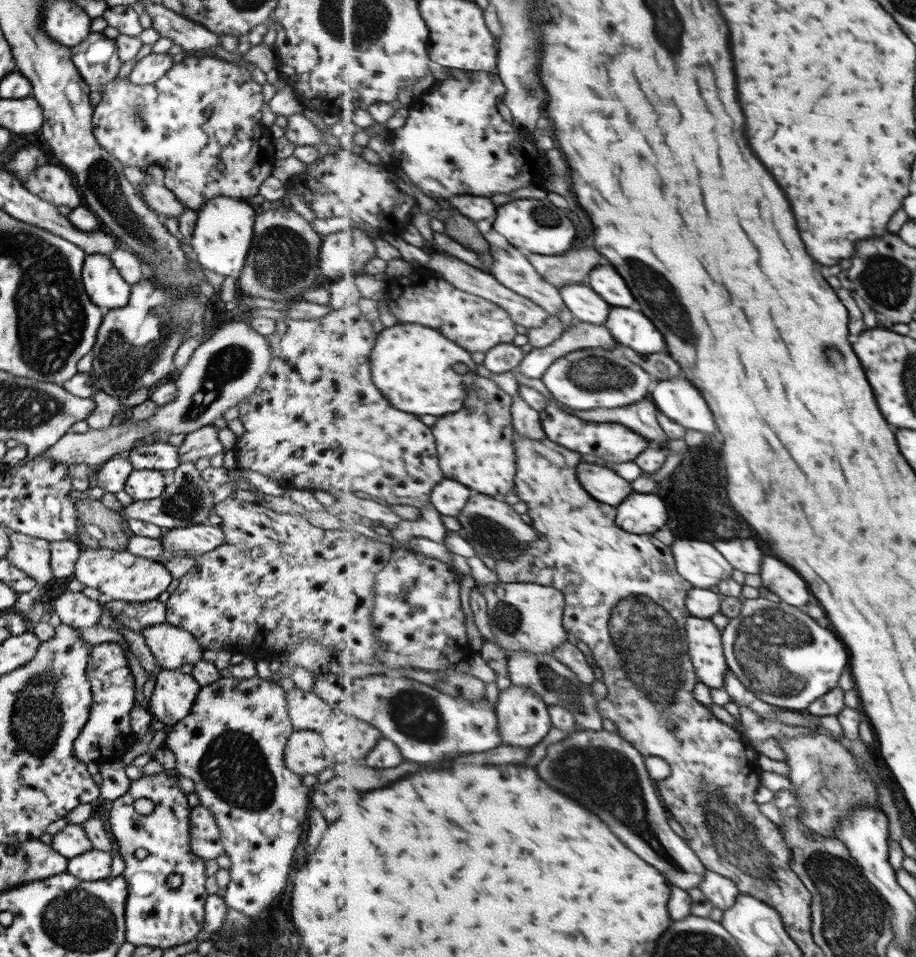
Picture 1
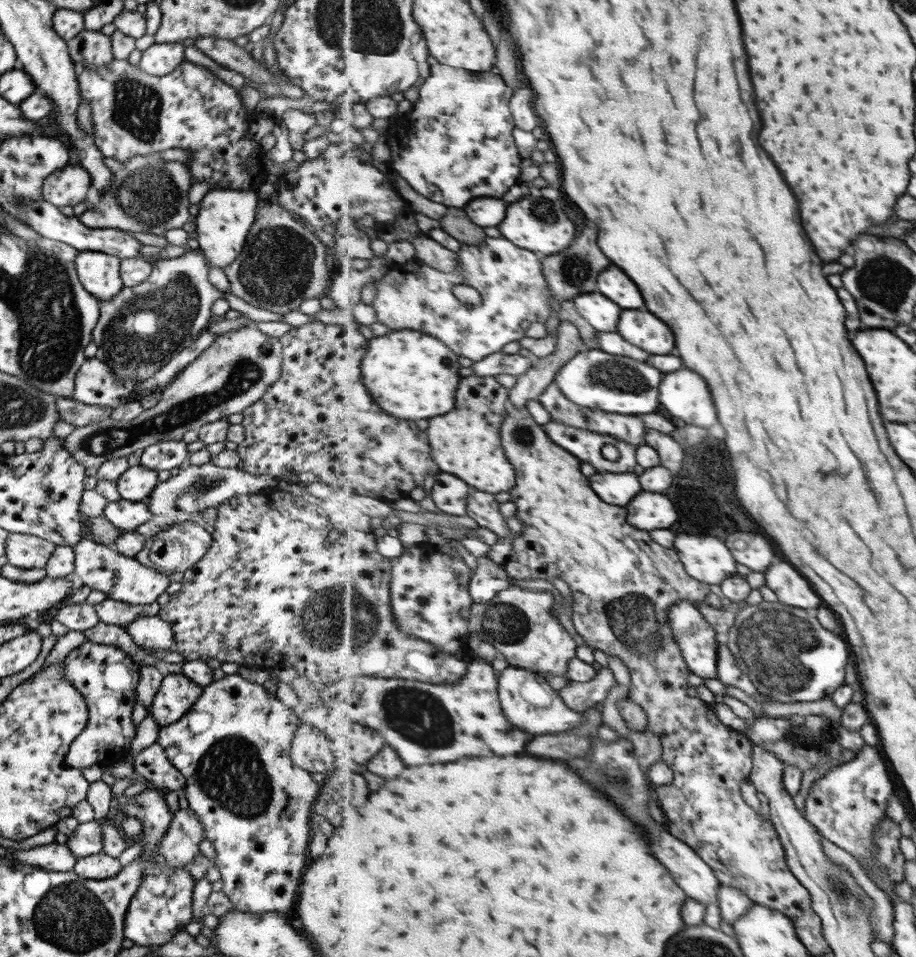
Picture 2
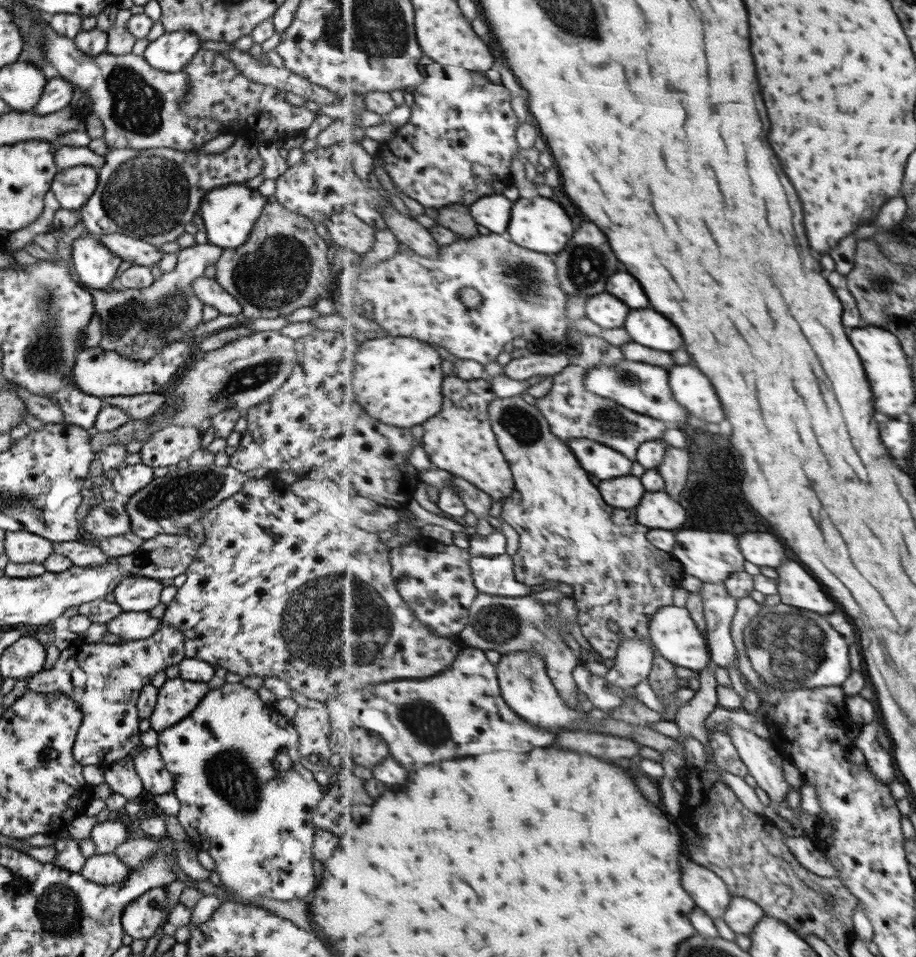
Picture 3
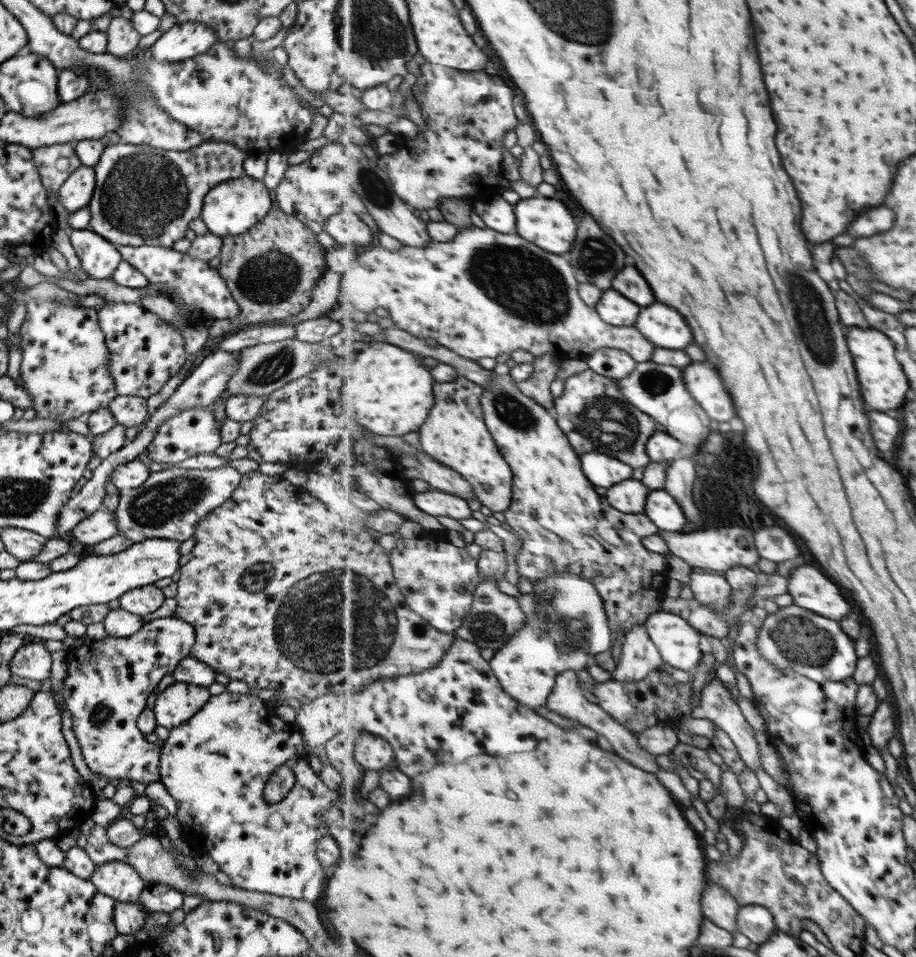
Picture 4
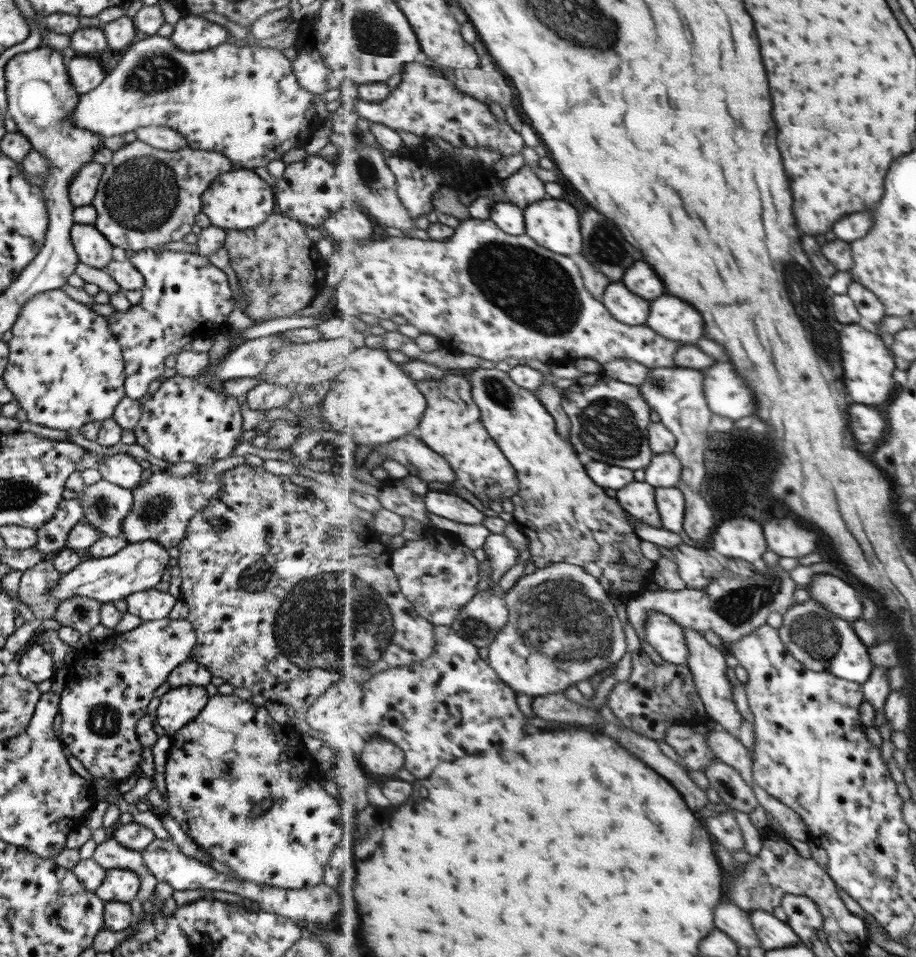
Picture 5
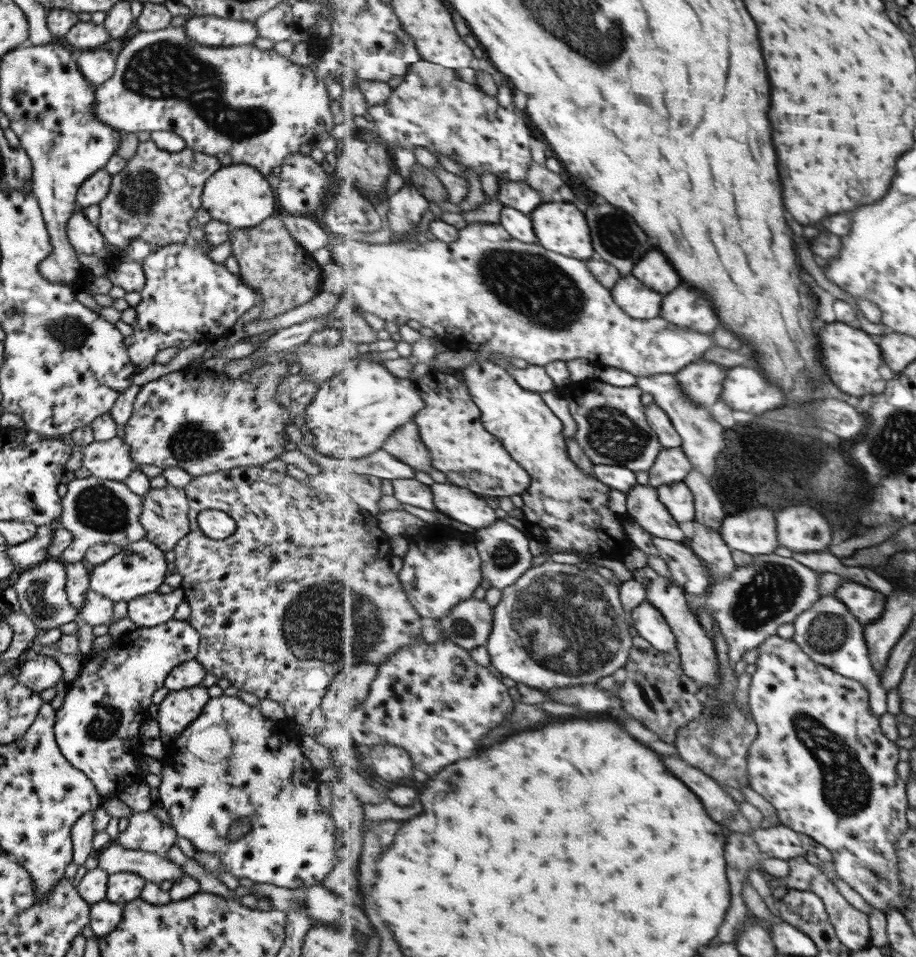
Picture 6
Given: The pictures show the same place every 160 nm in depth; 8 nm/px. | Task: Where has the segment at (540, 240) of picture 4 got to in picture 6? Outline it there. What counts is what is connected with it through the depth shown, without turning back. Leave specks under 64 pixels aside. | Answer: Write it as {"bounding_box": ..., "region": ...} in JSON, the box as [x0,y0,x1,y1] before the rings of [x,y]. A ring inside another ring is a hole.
{"bounding_box":[533,202,595,261],"region":[[[569,202],[543,204],[533,212],[533,224],[535,224],[535,232],[541,244],[547,246],[547,250],[553,250],[553,252],[559,252],[571,258],[579,258],[582,261],[589,261],[595,254],[589,222],[575,204],[569,204]]]}

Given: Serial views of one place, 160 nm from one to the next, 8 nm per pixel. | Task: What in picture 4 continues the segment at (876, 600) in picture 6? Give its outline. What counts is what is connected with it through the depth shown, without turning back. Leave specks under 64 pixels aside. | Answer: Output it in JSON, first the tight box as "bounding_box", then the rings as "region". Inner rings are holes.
{"bounding_box":[788,566,853,621],"region":[[[799,566],[789,575],[788,593],[794,596],[794,605],[823,616],[825,619],[843,621],[851,614],[853,604],[843,596],[841,588],[831,582],[821,570],[813,566]]]}

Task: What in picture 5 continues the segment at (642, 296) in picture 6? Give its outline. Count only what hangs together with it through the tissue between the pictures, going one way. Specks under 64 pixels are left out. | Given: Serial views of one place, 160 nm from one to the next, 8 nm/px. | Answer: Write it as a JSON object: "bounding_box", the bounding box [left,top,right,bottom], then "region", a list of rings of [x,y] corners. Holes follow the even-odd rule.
{"bounding_box":[602,280,652,326],"region":[[[622,280],[607,287],[602,301],[615,318],[631,326],[645,325],[651,312],[652,302],[635,294]]]}

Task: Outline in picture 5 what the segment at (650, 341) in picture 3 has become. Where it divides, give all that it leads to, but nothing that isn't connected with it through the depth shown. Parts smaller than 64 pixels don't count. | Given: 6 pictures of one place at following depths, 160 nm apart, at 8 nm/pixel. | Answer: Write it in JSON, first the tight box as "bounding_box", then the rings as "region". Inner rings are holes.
{"bounding_box":[646,294,705,346],"region":[[[671,294],[651,303],[646,324],[670,341],[679,341],[682,346],[697,345],[699,338],[705,336],[705,320],[701,312]]]}

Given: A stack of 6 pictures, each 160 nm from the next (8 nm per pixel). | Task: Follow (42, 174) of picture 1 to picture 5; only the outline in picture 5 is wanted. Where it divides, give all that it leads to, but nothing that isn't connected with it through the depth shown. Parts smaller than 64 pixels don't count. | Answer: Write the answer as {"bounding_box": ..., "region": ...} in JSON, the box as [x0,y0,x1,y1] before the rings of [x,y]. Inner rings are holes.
{"bounding_box":[68,161,104,207],"region":[[[91,161],[81,167],[71,179],[68,195],[74,207],[87,206],[94,199],[104,165]]]}

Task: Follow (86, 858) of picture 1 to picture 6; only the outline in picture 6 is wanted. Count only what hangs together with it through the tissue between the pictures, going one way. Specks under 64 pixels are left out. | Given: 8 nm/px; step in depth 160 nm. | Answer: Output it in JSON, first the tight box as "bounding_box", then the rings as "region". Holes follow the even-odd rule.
{"bounding_box":[106,871,146,905],"region":[[[119,871],[107,877],[106,895],[107,902],[123,905],[138,898],[143,890],[146,880],[138,874]]]}

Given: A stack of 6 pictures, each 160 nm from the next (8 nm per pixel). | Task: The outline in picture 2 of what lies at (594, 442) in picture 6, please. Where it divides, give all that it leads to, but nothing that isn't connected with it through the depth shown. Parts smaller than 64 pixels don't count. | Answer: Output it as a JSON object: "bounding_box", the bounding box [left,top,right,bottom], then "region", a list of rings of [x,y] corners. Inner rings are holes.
{"bounding_box":[537,382,679,446],"region":[[[555,382],[551,383],[537,400],[550,413],[550,418],[555,422],[565,422],[569,426],[587,428],[587,430],[599,432],[599,434],[611,434],[611,436],[623,438],[625,442],[631,442],[635,446],[645,444],[645,432],[647,430],[659,430],[659,432],[667,435],[671,434],[673,430],[679,431],[677,426],[675,426],[673,418],[664,413],[664,411],[658,411],[653,414],[628,415],[581,406],[576,402],[570,401],[561,390],[561,387]]]}

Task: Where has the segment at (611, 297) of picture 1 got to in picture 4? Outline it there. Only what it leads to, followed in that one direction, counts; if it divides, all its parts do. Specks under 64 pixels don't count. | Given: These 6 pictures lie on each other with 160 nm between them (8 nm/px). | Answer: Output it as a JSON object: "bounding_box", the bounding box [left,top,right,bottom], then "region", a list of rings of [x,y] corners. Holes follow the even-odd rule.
{"bounding_box":[613,268,655,306],"region":[[[637,268],[621,270],[613,280],[613,289],[618,290],[639,306],[651,306],[655,302],[655,294],[649,282]]]}

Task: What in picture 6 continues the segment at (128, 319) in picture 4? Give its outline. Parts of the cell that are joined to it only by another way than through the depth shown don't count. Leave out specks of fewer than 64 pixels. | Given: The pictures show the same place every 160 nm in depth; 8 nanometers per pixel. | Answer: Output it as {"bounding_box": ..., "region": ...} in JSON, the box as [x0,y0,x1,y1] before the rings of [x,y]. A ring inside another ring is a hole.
{"bounding_box":[123,238,262,373],"region":[[[203,238],[173,243],[152,249],[140,262],[145,282],[140,301],[132,307],[136,314],[133,332],[123,339],[135,373],[152,368],[153,356],[163,348],[176,347],[185,340],[213,344],[227,335],[245,310],[262,304],[262,298],[250,286],[207,257],[211,248]]]}

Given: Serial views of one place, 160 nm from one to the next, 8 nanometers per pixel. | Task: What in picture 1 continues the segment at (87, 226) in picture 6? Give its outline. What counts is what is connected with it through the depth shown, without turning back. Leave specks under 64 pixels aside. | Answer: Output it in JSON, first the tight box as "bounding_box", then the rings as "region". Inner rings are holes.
{"bounding_box":[81,254,130,309],"region":[[[86,254],[81,279],[83,290],[95,306],[114,309],[127,304],[130,285],[119,276],[108,255]]]}

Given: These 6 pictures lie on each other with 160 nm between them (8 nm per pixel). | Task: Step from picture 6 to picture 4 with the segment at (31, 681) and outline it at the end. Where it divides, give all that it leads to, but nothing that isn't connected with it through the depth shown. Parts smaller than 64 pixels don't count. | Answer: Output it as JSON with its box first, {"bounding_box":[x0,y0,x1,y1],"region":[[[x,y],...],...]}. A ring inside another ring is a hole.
{"bounding_box":[8,642,50,682],"region":[[[43,642],[23,644],[15,651],[8,666],[13,676],[46,682],[50,676],[50,652]]]}

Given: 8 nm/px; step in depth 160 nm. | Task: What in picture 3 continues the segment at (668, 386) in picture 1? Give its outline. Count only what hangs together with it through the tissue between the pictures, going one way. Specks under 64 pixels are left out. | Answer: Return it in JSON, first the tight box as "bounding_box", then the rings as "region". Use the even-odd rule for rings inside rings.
{"bounding_box":[670,364,725,422],"region":[[[693,364],[670,368],[670,385],[680,405],[705,422],[723,422],[725,410],[711,380]]]}

